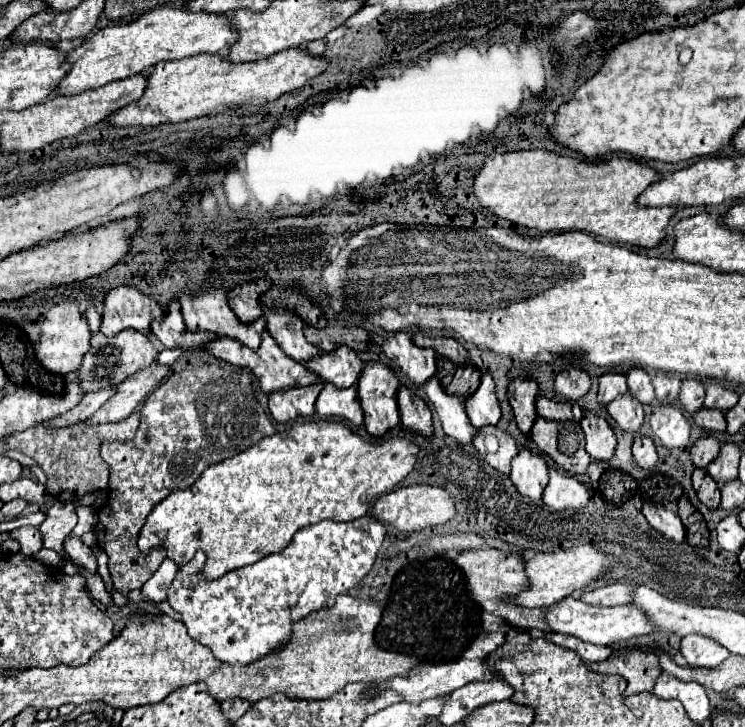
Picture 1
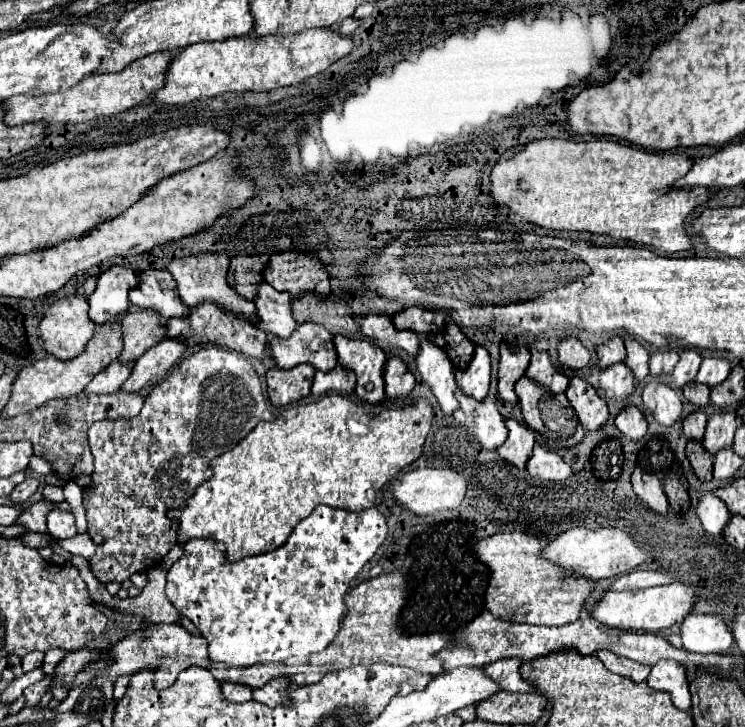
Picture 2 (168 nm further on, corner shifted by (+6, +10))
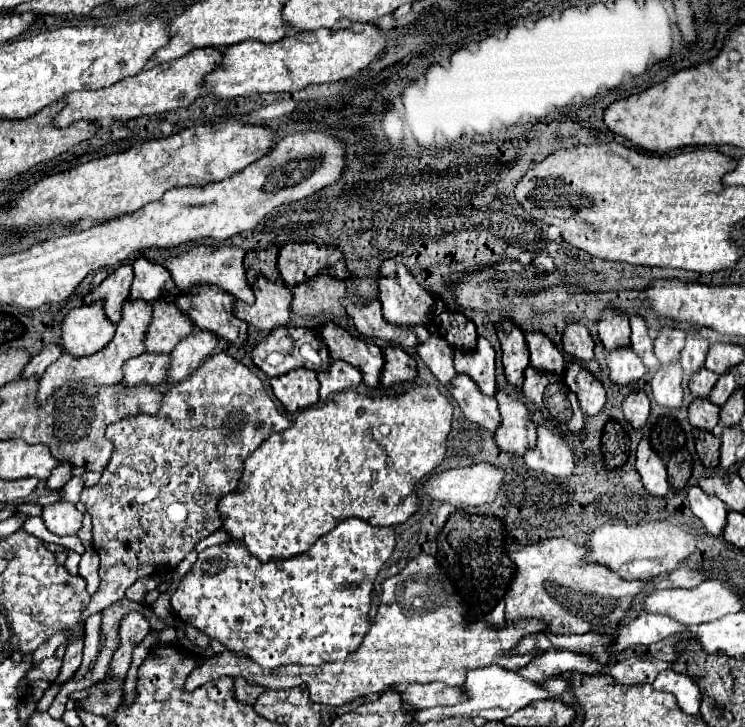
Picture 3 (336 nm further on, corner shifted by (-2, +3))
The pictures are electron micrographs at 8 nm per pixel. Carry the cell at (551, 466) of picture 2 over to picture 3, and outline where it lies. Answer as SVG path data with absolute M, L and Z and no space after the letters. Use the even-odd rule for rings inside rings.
M538 426L536 448L524 454L524 462L530 470L550 474L554 478L568 478L574 470L572 450L566 446L562 436L544 426Z

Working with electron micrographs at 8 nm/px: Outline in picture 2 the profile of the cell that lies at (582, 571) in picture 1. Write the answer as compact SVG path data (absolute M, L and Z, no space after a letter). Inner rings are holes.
M572 527L558 535L554 541L550 541L544 547L542 553L548 561L564 567L574 569L576 575L598 581L598 579L614 579L618 575L624 575L636 567L640 567L646 561L644 551L640 545L628 535L628 533L616 528L600 528L596 531L586 527Z

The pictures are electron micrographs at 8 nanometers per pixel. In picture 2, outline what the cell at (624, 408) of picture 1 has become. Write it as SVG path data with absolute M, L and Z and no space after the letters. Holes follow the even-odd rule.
M620 361L620 365L610 365L600 373L600 387L604 389L608 399L622 401L634 391L632 371L624 361Z

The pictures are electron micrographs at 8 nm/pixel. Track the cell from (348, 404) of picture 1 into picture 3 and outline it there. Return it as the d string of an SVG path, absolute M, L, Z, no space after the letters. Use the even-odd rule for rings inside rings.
M336 360L332 362L328 372L318 374L318 380L320 380L320 400L326 400L332 394L358 388L362 382L362 374L354 366Z

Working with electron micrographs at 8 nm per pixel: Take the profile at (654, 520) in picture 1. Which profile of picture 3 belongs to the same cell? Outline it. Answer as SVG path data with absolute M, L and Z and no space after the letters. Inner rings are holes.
M642 440L638 444L638 460L636 460L636 470L642 476L644 488L656 496L656 498L666 498L668 494L668 482L666 482L666 468L656 456L648 444L648 440Z

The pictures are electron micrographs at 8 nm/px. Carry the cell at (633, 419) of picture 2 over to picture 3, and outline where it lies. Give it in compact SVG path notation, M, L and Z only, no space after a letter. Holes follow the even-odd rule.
M634 392L634 394L630 394L624 400L622 410L624 410L624 418L628 420L628 424L632 428L640 430L648 422L648 416L650 416L650 400L646 398L644 392Z

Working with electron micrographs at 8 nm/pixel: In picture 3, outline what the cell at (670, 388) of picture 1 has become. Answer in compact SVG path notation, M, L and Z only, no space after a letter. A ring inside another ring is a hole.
M672 326L660 328L658 338L654 340L654 354L662 366L668 366L670 362L680 360L684 340L686 340L686 334L680 328L672 328Z

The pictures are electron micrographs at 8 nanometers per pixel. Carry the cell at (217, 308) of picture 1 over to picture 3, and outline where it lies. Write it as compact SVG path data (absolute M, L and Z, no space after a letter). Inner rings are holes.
M196 246L186 254L180 254L176 258L170 258L164 262L166 270L174 278L176 286L182 292L190 292L198 284L214 284L222 288L224 292L236 296L238 300L246 304L254 304L254 292L250 284L246 282L246 272L244 272L244 250L242 248L206 248L206 246Z

